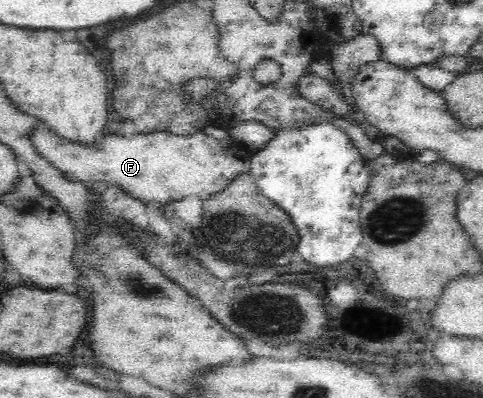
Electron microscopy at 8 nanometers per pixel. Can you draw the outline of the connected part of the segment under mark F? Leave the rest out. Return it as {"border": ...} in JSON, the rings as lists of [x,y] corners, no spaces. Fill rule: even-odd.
{"border":[[[40,123],[35,125],[31,132],[28,132],[27,137],[35,149],[35,153],[47,161],[47,164],[61,172],[69,182],[107,183],[118,188],[123,194],[143,203],[152,200],[161,203],[172,202],[193,194],[199,196],[201,200],[207,200],[213,194],[227,188],[238,174],[249,173],[250,161],[253,156],[253,153],[249,152],[245,145],[235,140],[215,139],[209,134],[203,134],[201,130],[185,136],[179,136],[169,131],[135,133],[129,139],[122,134],[105,135],[103,141],[95,146],[82,146],[82,144],[75,144],[59,138],[59,136],[49,132],[43,123]]]}

